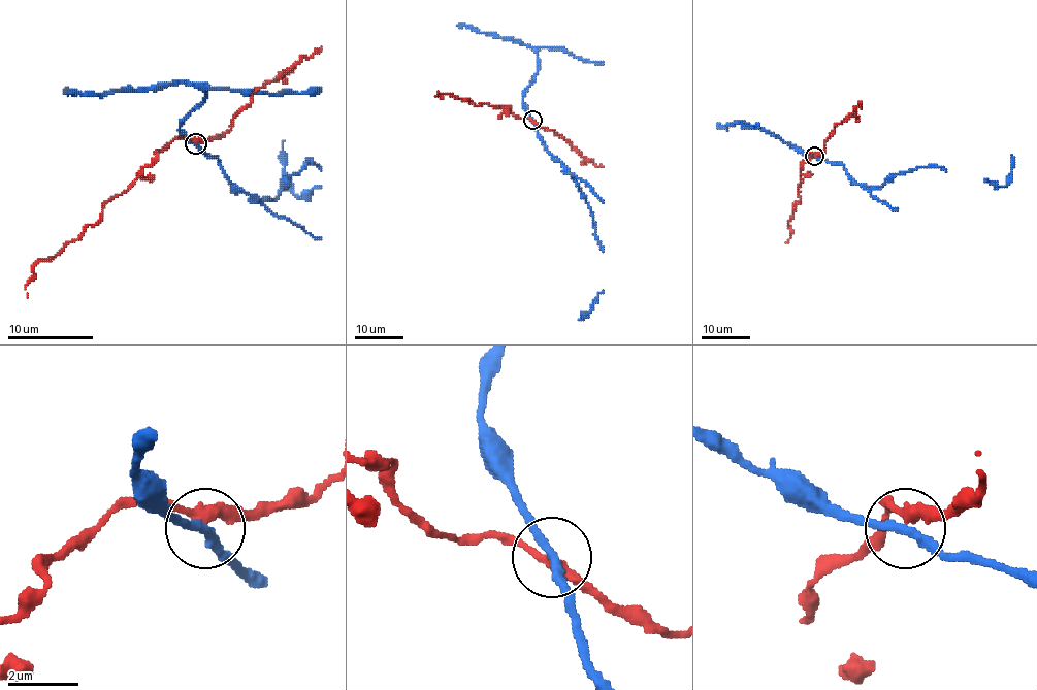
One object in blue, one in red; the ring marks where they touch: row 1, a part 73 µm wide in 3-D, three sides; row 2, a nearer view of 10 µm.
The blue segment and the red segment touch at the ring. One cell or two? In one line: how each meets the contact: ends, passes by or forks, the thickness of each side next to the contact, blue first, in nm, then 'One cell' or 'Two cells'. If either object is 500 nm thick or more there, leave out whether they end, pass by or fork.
At the ring blue passes by. At the ring red passes by. Thickness 240 nm (blue) against 280 nm. Two cells

